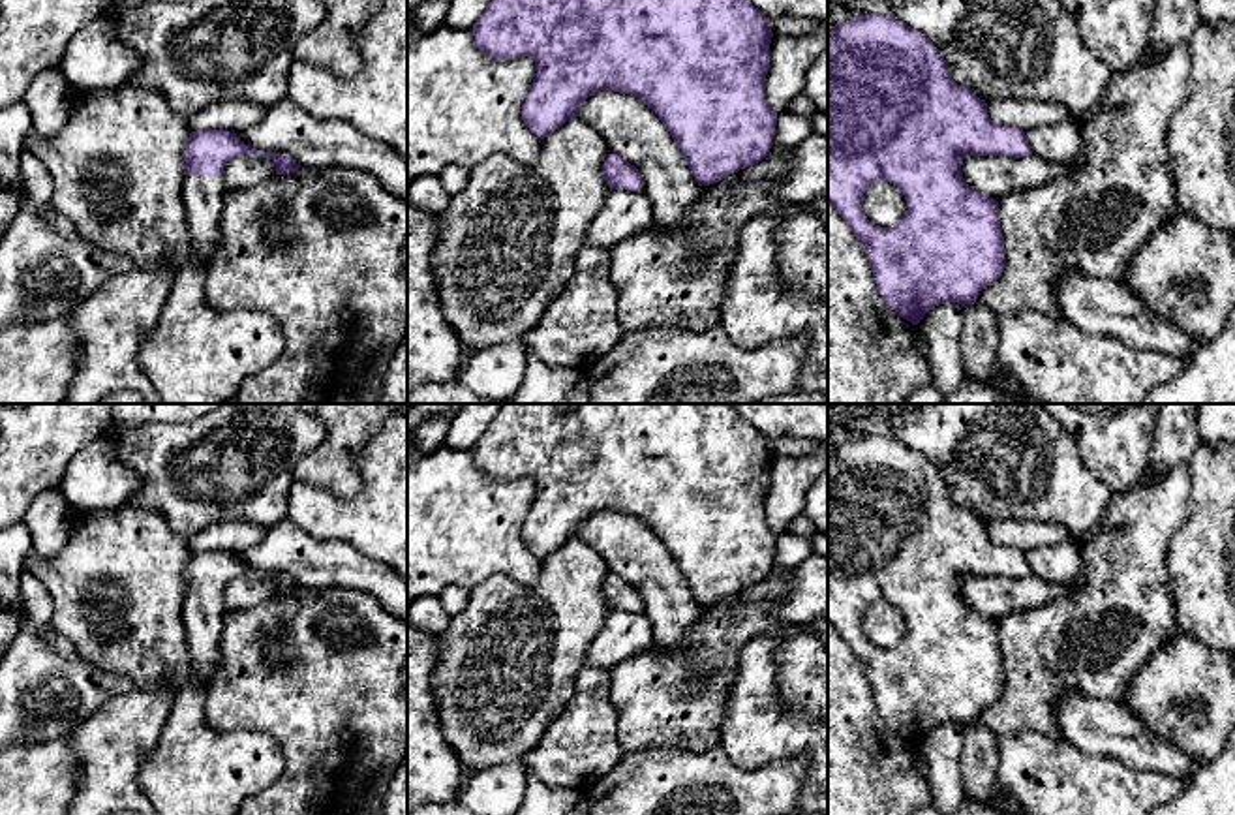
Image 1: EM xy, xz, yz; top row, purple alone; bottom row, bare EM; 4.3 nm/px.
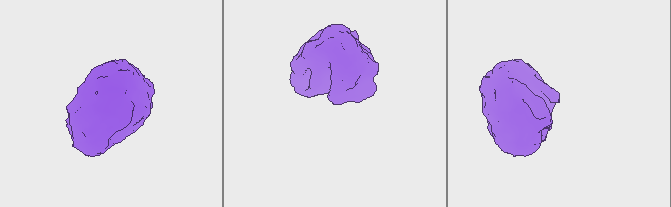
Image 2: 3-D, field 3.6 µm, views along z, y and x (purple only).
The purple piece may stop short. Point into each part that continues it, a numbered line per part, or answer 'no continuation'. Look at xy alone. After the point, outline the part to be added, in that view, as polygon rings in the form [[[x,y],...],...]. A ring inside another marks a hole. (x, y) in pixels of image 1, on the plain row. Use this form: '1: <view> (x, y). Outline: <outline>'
1: xy (201, 616). Outline: [[[223,592],[218,597],[184,597],[182,620],[191,652],[193,678],[206,685],[220,663]]]

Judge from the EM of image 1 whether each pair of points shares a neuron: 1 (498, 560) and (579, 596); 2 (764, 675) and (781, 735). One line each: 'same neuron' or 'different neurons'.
1: different neurons
2: same neuron

